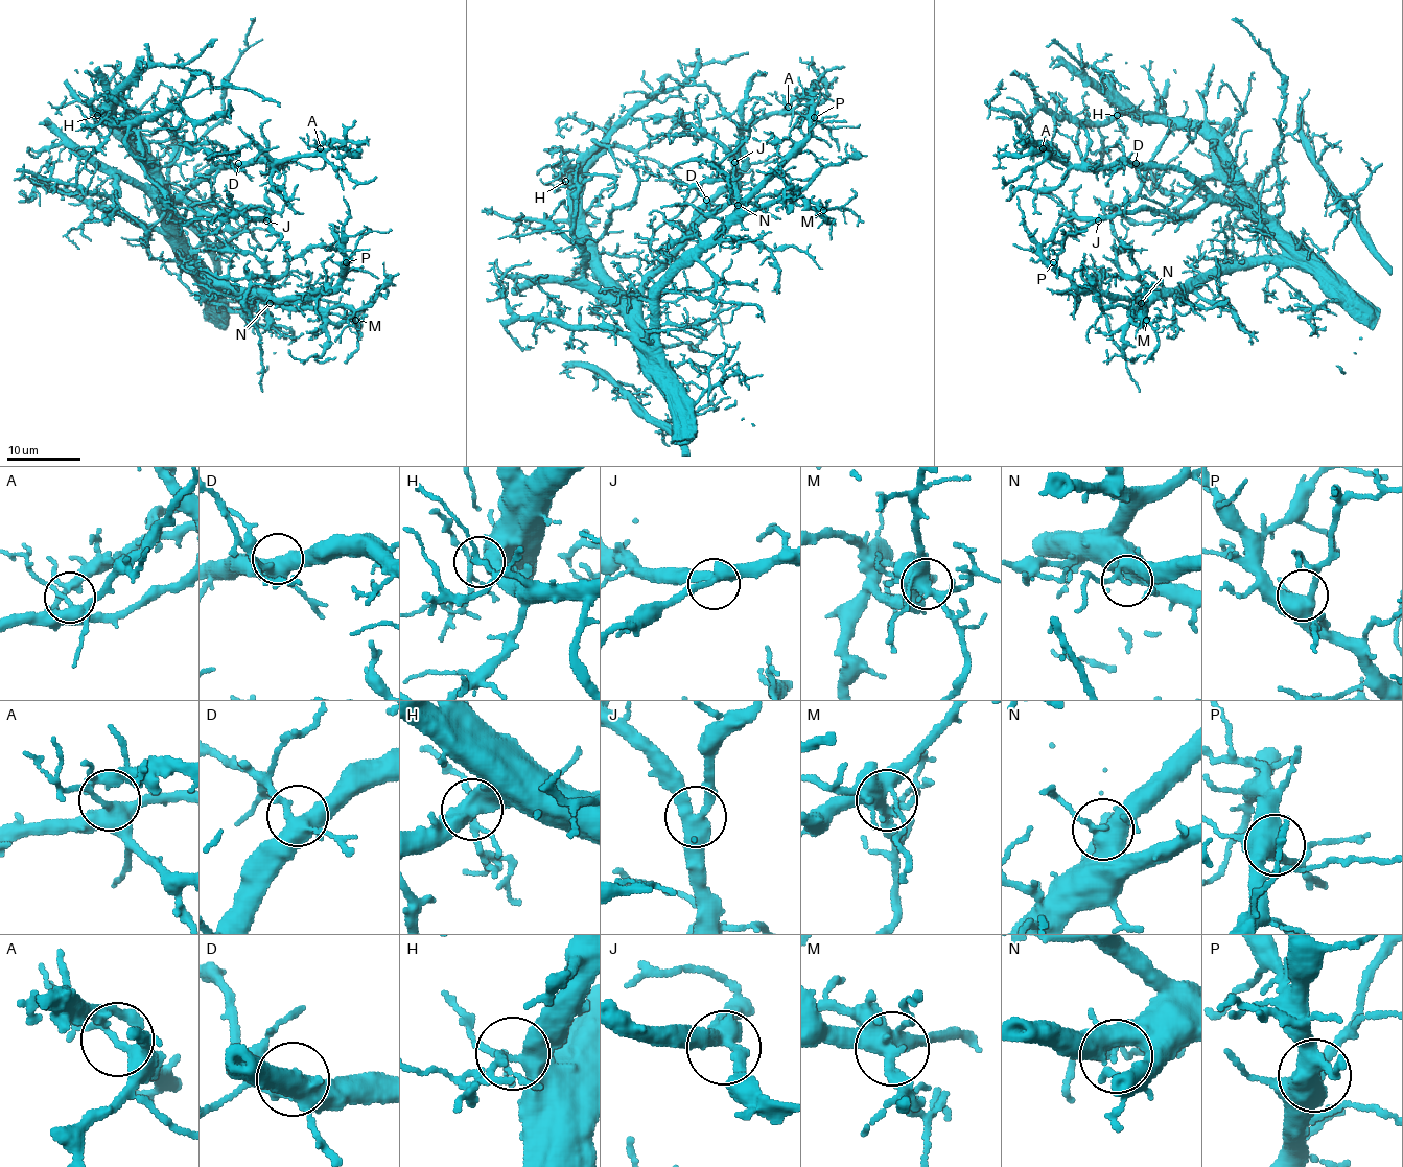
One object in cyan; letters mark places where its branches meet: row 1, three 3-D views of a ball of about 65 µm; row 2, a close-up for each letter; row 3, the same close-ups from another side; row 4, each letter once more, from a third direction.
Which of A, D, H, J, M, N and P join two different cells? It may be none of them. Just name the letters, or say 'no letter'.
no letter

